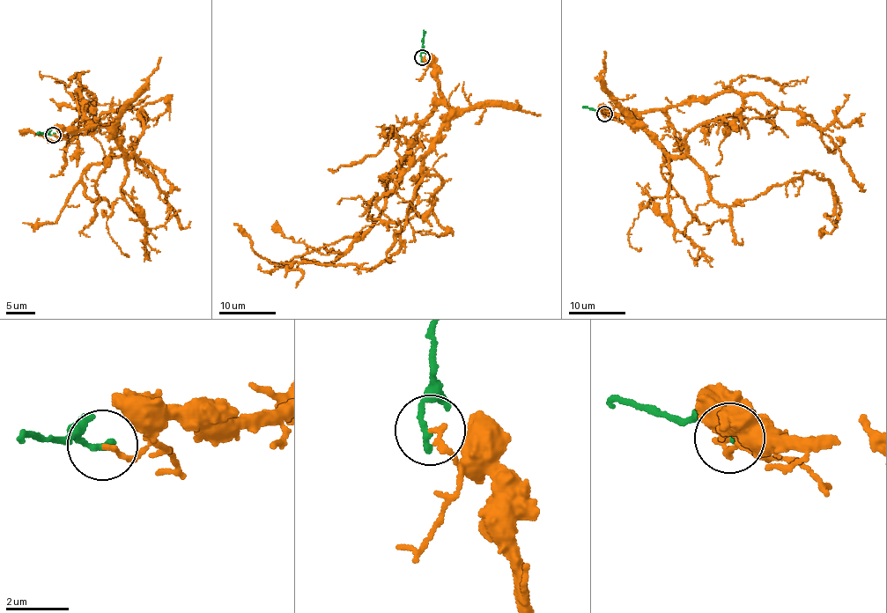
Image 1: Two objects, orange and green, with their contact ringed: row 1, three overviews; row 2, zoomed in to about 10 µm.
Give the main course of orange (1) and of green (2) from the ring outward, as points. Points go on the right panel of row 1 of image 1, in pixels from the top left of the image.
1: (604, 114), (631, 115), (691, 158), (719, 203), (803, 173), (827, 179), (839, 208), (823, 228)
2: (604, 114), (582, 107)

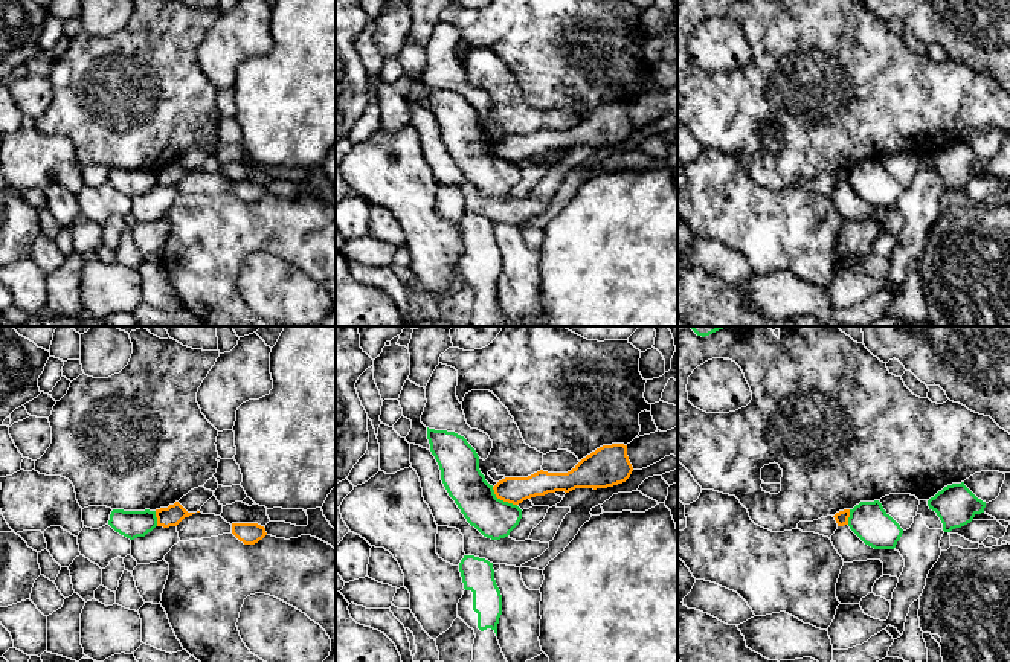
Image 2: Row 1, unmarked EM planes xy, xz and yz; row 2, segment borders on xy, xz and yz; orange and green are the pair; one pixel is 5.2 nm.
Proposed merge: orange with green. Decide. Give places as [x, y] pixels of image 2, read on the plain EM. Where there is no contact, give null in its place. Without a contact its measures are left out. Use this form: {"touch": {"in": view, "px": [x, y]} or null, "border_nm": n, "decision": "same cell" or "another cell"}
{"touch": {"in": "xz", "px": [502, 157]}, "border_nm": 170, "decision": "another cell"}

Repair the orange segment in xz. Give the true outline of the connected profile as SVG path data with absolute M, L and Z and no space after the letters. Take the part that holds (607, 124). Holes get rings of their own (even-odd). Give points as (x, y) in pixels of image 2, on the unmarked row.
M603 104L568 131L537 130L528 136L505 136L493 148L497 157L519 163L526 157L575 146L607 146L626 140L633 130L627 104Z

